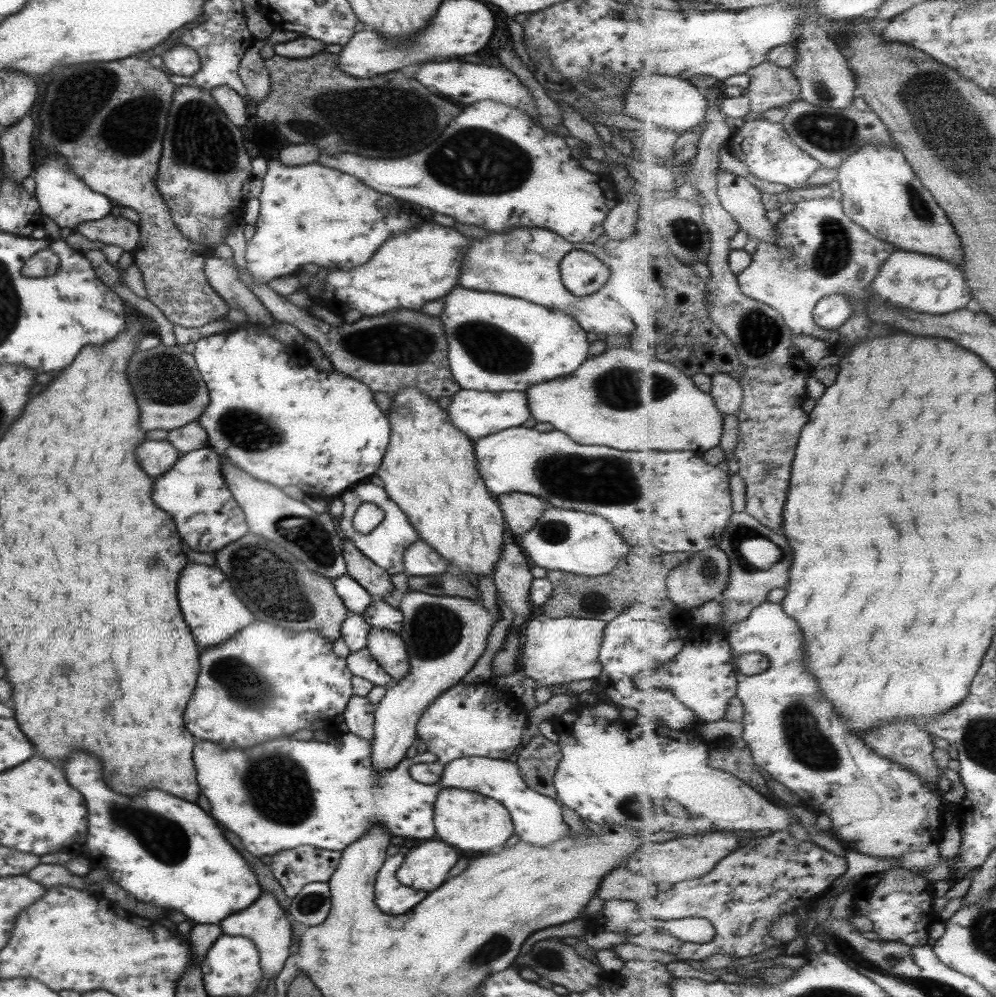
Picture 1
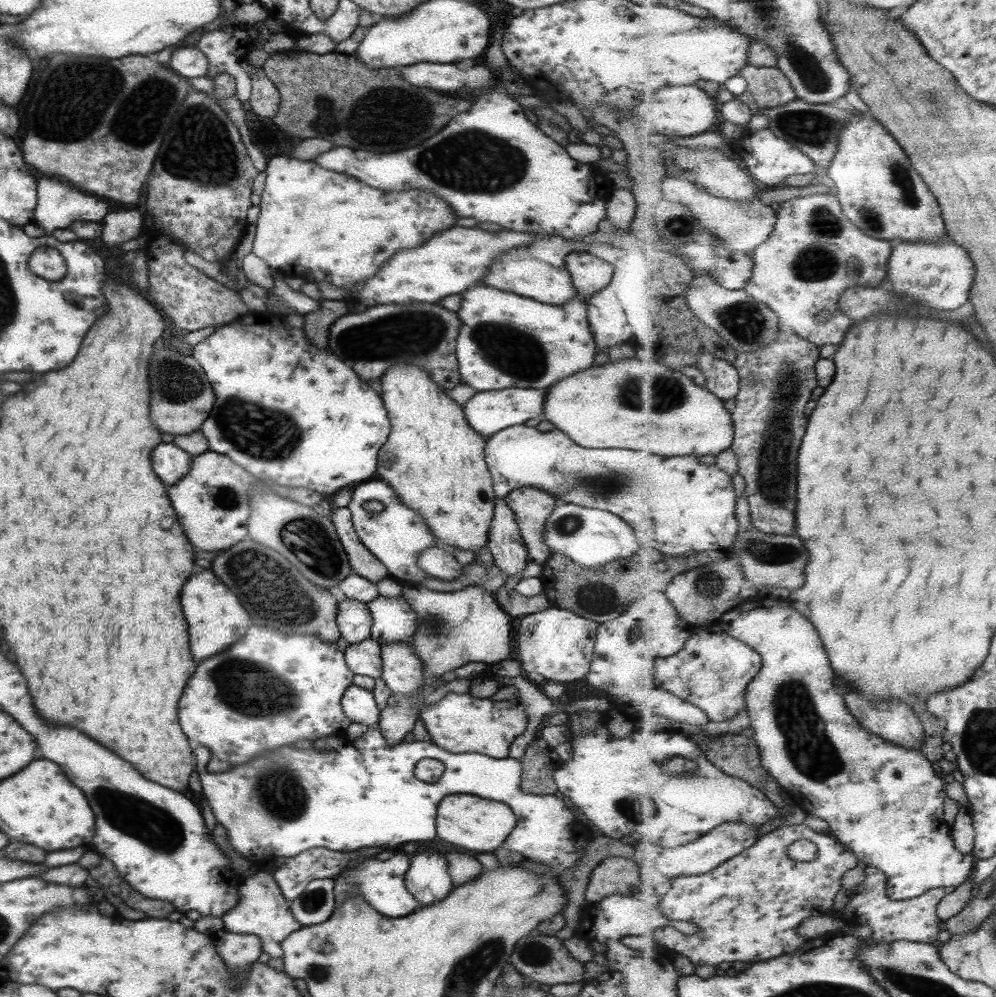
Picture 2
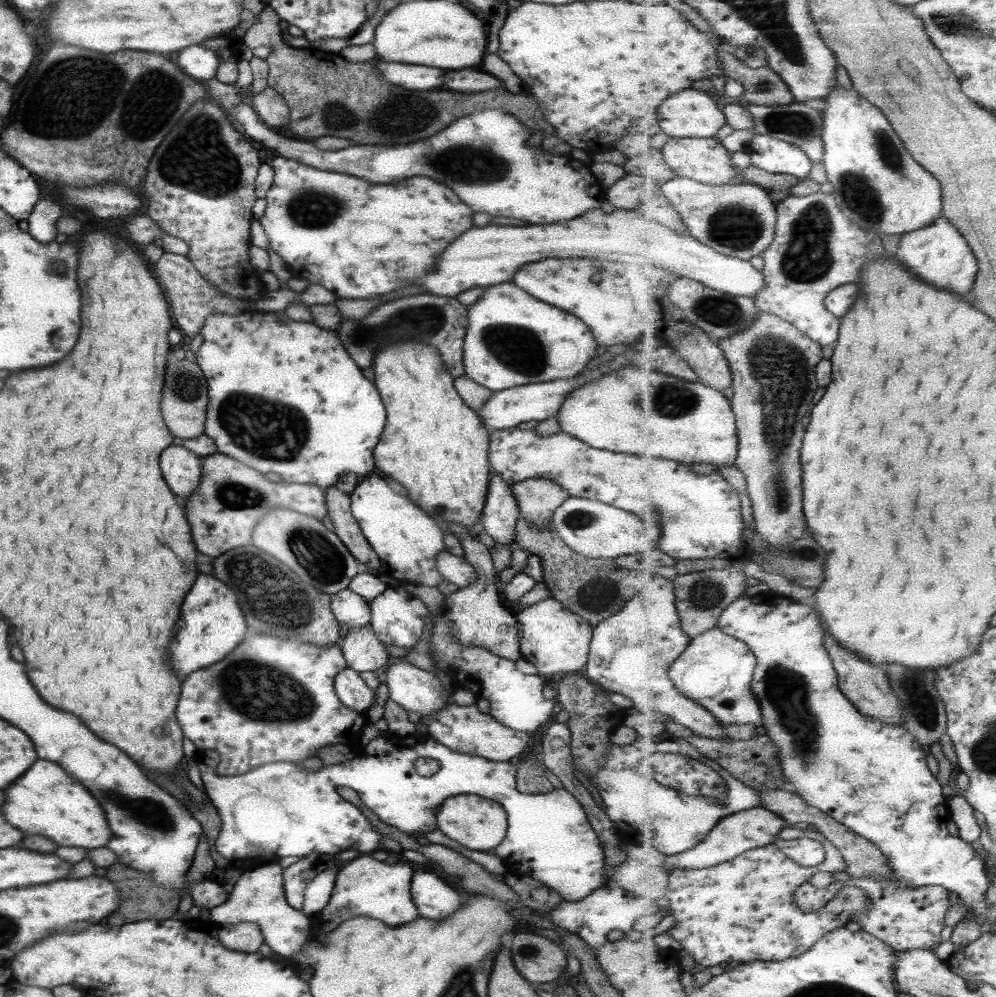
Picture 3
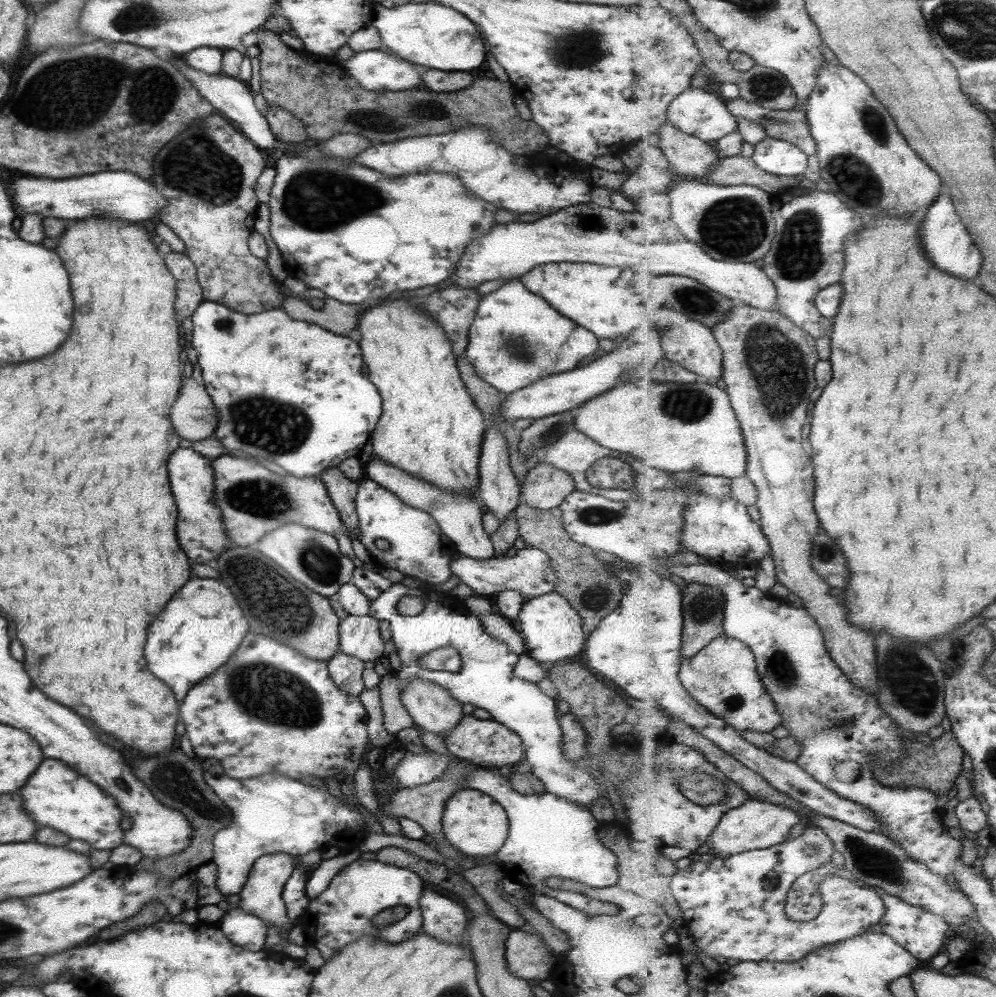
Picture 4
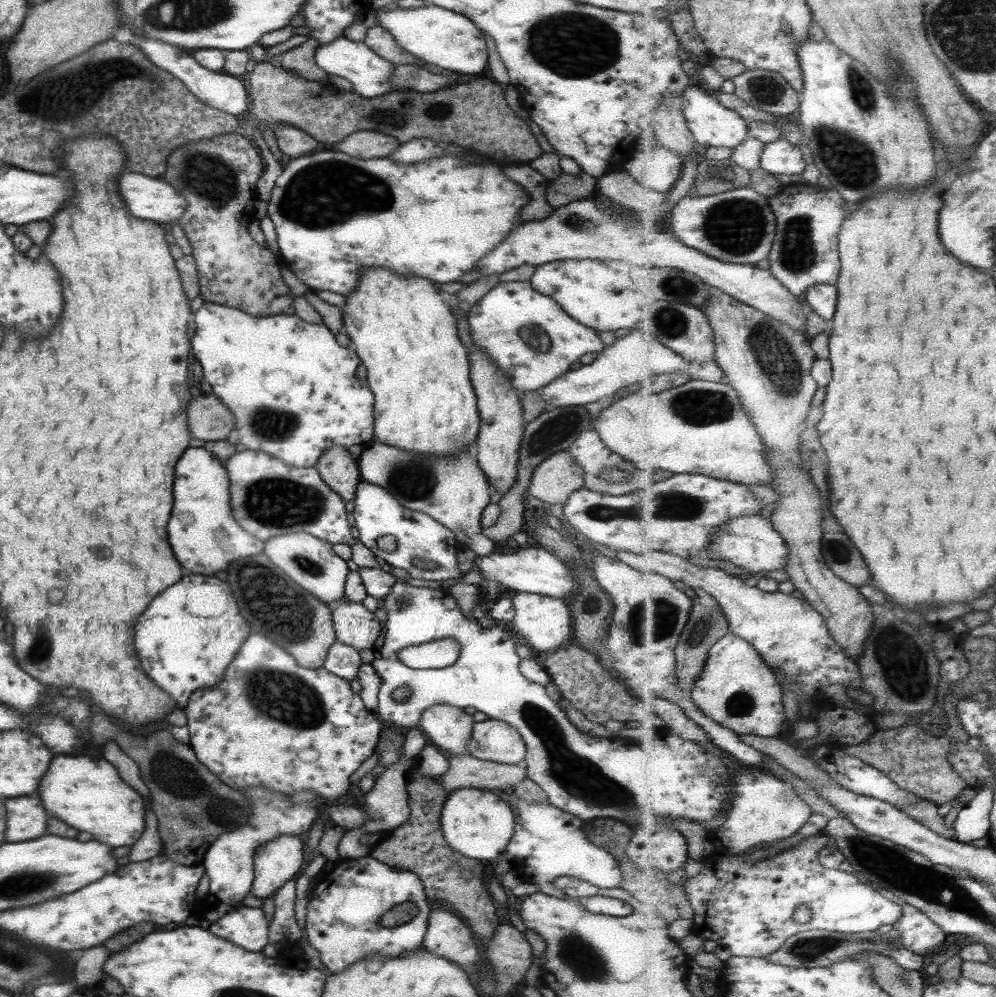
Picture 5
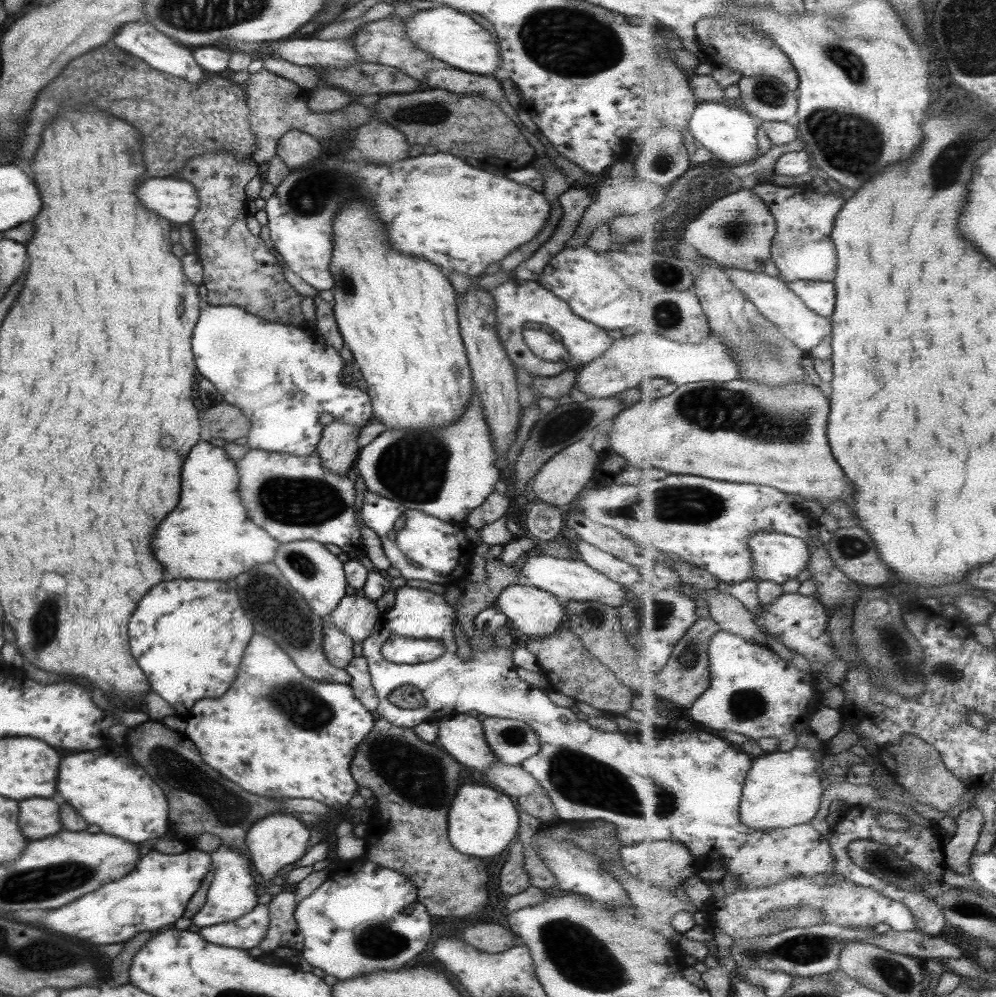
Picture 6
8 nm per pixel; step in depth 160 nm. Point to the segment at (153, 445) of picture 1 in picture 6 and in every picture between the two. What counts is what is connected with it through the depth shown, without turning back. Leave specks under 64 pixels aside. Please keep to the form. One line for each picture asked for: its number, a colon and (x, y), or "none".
2: (170, 464)
3: (181, 469)
4: (200, 530)
5: (203, 537)
6: (220, 543)

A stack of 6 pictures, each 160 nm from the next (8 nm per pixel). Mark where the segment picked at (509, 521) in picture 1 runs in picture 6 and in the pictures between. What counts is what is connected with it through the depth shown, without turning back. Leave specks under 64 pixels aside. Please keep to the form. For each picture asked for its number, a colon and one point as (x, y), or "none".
2: (531, 507)
3: (536, 498)
4: (545, 487)
5: (556, 477)
6: (558, 481)

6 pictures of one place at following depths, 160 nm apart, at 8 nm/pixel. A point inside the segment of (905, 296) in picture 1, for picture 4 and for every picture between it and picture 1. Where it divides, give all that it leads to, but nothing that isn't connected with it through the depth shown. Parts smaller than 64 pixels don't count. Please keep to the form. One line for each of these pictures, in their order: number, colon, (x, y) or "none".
2: (939, 274)
3: (939, 252)
4: (945, 237)

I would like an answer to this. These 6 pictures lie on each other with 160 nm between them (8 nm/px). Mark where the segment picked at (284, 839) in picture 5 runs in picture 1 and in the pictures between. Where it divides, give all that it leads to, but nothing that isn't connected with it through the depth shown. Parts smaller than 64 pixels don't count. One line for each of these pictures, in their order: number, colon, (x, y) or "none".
1: (265, 923)
2: (261, 910)
3: (257, 897)
4: (261, 895)

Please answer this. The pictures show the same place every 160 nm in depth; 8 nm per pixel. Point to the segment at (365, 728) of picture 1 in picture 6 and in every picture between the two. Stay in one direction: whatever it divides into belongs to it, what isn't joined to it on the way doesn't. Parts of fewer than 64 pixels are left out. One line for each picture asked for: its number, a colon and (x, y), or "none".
2: (358, 706)
3: (349, 687)
4: (346, 672)
5: (341, 660)
6: (336, 646)

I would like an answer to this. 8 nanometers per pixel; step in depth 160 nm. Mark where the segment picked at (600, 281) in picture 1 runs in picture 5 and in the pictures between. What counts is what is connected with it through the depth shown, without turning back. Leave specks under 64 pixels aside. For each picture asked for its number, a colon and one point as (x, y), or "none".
2: (504, 340)
3: (511, 338)
4: (515, 338)
5: (495, 320)

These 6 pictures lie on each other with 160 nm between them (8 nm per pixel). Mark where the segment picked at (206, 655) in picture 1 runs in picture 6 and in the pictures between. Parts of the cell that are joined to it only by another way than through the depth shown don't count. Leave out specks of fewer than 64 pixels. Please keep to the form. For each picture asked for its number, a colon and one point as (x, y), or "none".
2: (269, 689)
3: (270, 694)
4: (314, 729)
5: (298, 709)
6: (275, 733)

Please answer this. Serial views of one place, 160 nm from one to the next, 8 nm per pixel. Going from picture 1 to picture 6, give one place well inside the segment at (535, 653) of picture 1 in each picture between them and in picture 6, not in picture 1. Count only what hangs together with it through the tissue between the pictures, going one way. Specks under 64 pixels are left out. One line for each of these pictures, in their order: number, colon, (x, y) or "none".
2: (556, 644)
3: (554, 640)
4: (552, 631)
5: (543, 622)
6: (534, 612)

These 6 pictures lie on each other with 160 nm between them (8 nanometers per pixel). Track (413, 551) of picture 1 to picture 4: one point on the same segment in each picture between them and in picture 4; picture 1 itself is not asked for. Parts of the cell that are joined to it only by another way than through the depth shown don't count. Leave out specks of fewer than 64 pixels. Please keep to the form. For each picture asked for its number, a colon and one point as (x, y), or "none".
2: (437, 562)
3: (454, 569)
4: (528, 571)

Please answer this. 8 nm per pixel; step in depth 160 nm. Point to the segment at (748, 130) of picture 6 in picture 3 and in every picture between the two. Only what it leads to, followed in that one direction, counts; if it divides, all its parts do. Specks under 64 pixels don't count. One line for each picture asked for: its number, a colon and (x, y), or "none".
3: (691, 113)
4: (698, 112)
5: (714, 124)

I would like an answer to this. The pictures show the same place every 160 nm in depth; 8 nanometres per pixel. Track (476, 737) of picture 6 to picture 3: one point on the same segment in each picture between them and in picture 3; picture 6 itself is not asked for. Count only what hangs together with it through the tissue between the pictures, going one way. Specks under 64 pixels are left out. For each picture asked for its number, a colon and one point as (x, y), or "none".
3: (415, 690)
4: (430, 707)
5: (448, 728)

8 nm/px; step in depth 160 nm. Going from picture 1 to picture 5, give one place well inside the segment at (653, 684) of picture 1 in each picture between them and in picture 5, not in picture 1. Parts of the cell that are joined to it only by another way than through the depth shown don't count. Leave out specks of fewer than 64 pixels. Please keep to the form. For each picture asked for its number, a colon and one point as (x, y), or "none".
2: (713, 671)
3: (717, 670)
4: (723, 677)
5: (738, 688)

